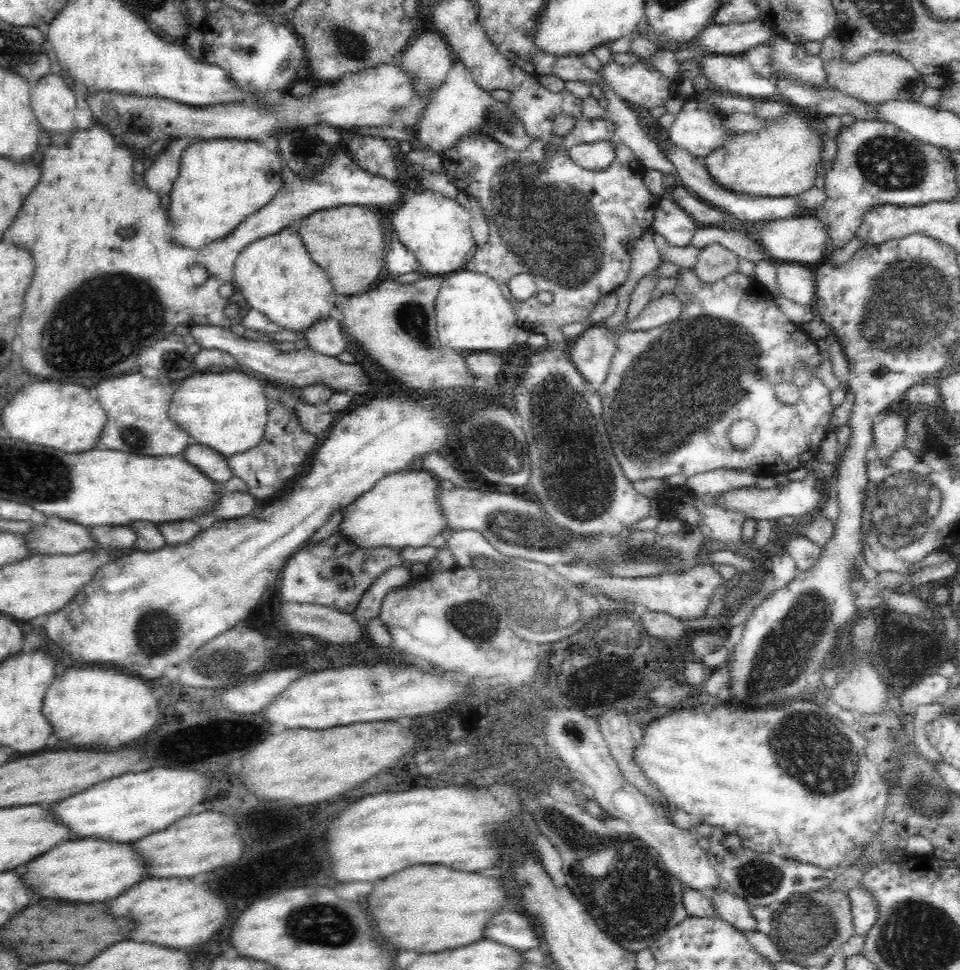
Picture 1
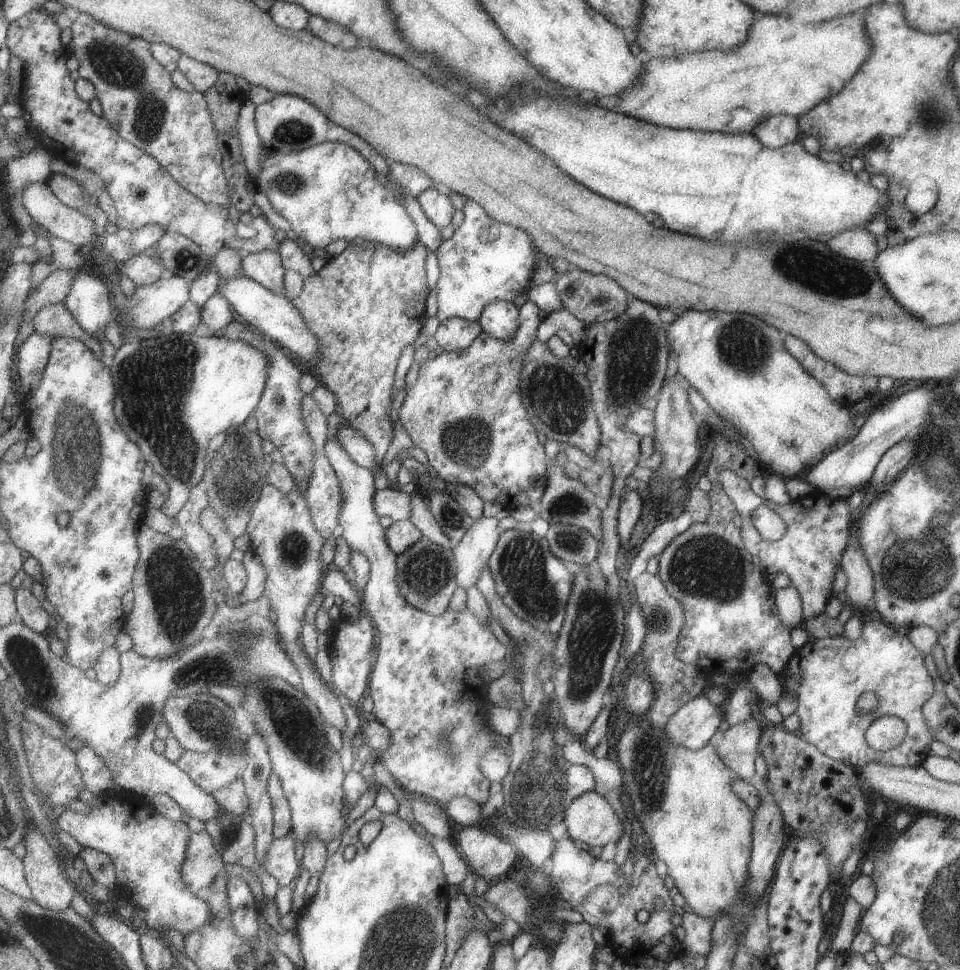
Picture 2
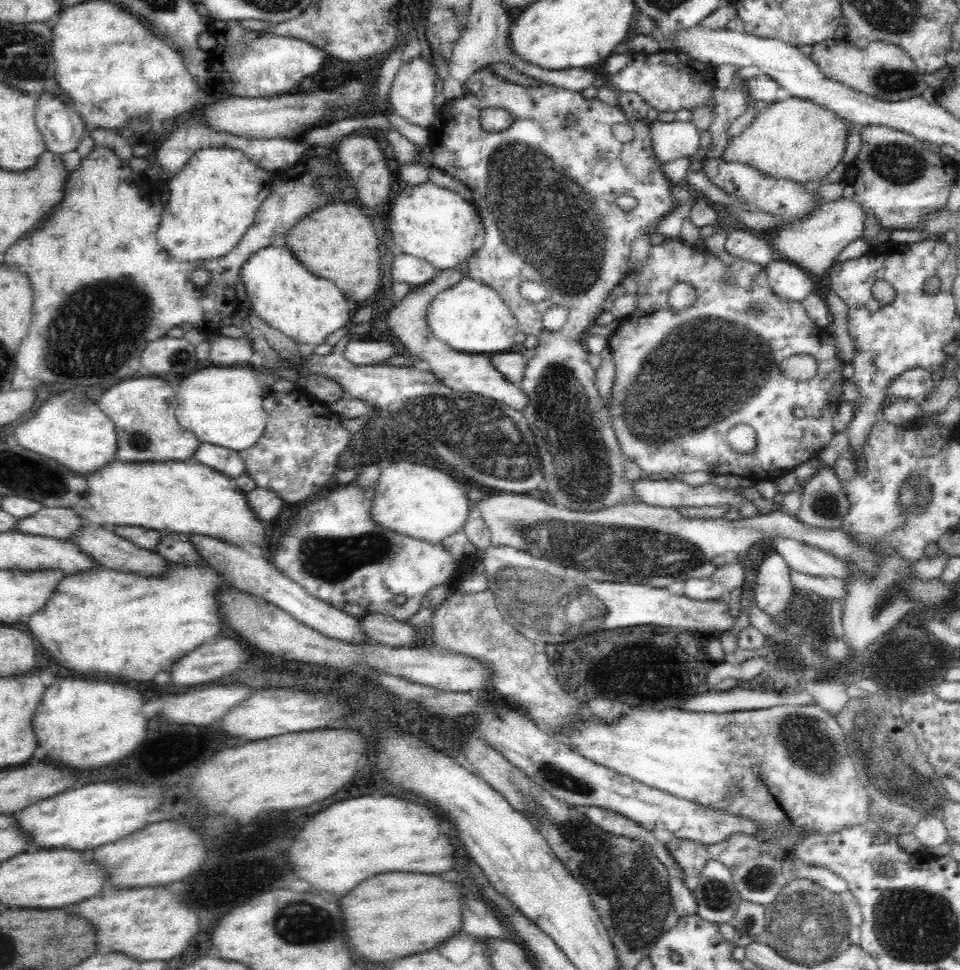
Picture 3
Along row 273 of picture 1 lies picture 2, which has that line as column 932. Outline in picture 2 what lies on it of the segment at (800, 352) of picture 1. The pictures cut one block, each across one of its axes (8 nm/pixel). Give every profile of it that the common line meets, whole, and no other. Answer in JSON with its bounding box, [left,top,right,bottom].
[778,620,937,767]

